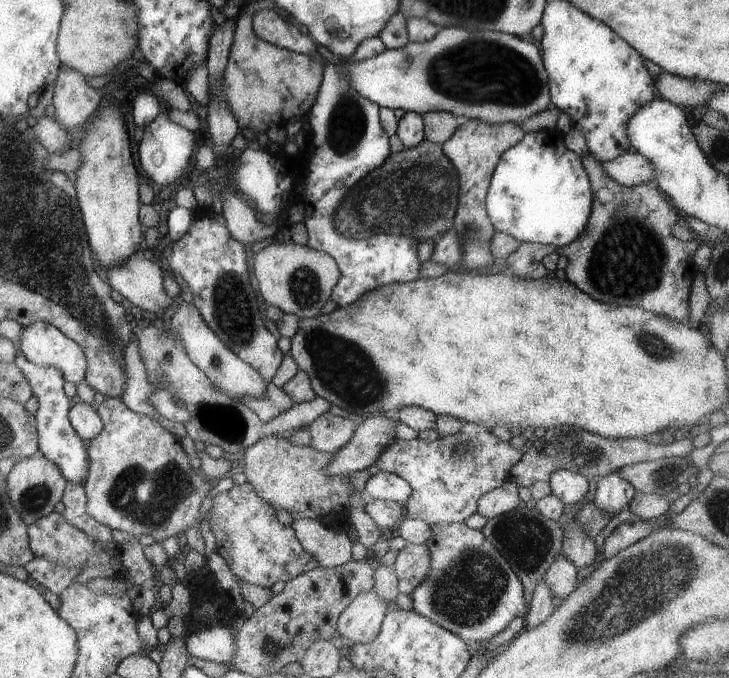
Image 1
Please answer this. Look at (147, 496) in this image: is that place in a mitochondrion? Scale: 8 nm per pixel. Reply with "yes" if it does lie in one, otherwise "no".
yes

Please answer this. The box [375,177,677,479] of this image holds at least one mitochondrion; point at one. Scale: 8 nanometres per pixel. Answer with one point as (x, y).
(617, 268)

